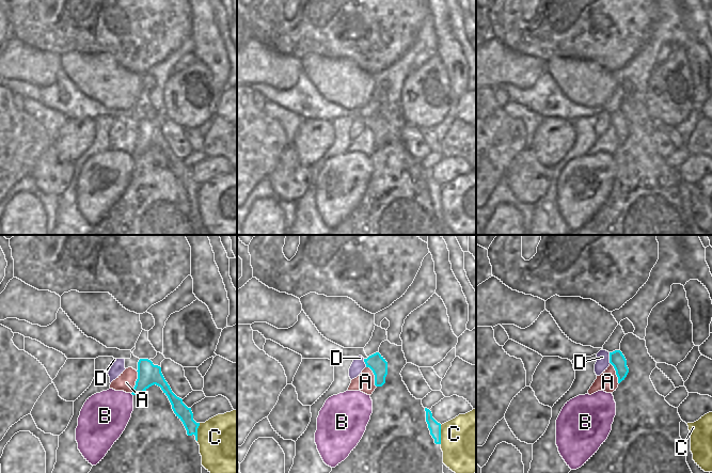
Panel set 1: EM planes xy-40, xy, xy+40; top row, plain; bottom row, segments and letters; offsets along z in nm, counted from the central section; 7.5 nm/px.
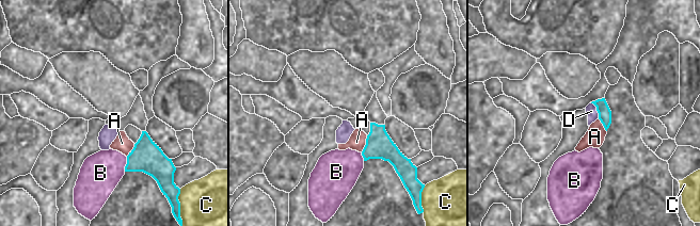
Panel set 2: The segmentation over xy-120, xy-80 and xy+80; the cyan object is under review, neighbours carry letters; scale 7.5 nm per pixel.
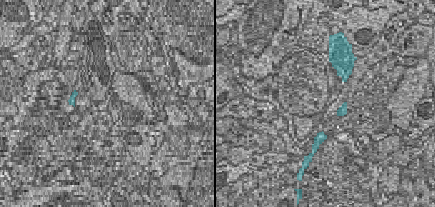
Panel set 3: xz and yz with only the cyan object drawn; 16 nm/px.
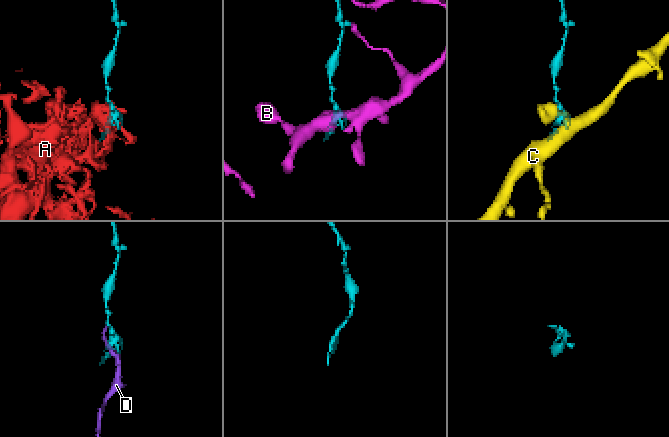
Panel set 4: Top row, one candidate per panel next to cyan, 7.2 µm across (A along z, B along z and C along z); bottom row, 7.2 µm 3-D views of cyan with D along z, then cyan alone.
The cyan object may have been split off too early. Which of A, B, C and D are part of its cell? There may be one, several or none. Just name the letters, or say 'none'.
D

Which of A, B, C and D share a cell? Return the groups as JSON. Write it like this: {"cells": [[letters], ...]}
{"cells": [["A"], ["B"], ["C"], ["D"]]}

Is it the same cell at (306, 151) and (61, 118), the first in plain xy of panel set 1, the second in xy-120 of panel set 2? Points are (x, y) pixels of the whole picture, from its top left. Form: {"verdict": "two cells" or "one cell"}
{"verdict": "two cells"}

